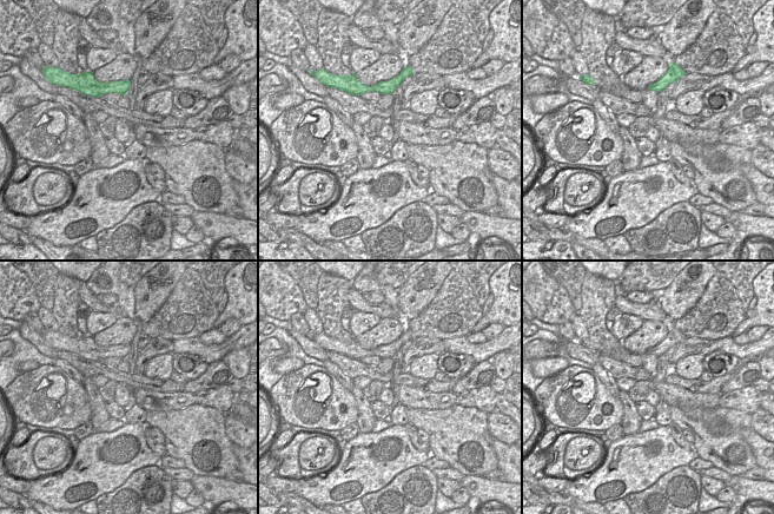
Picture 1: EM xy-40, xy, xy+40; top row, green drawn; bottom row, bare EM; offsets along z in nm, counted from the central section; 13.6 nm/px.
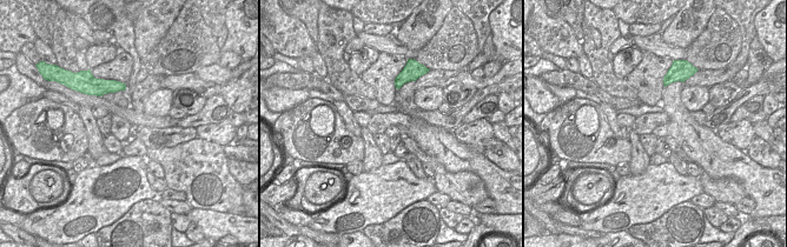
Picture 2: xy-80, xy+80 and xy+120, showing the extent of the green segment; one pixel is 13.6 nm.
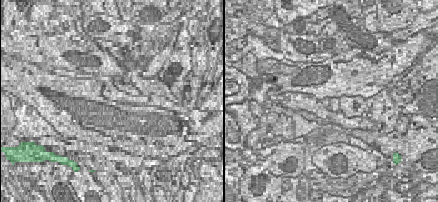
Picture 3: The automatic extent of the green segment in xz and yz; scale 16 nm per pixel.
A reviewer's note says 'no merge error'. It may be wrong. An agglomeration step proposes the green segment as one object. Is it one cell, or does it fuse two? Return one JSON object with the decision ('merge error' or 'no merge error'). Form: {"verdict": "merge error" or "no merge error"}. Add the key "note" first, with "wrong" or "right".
{"note": "right", "verdict": "no merge error"}

